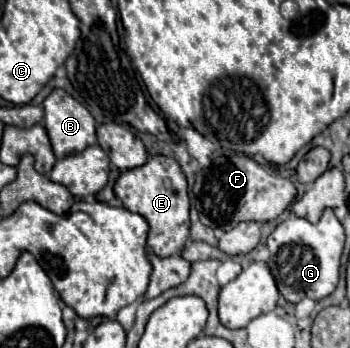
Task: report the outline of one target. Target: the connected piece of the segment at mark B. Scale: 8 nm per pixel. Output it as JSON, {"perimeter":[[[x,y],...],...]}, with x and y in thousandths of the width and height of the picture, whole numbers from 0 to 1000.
{"perimeter":[[[154,256],[126,284],[126,365],[166,457],[274,411],[269,336],[183,256]]]}

